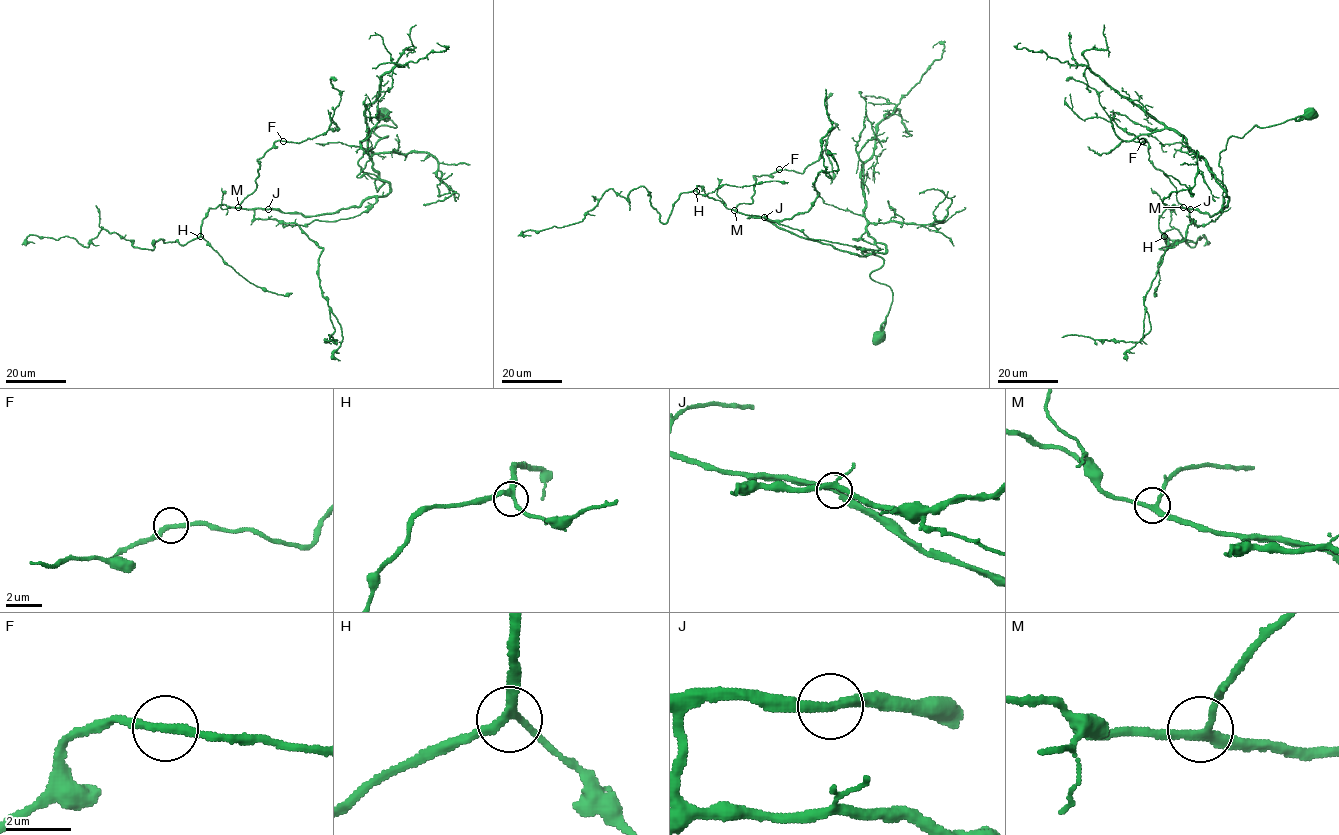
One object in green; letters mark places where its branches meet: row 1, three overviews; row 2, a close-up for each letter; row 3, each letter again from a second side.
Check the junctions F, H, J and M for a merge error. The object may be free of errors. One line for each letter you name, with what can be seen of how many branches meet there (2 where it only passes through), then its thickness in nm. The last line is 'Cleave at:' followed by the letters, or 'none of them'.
Cleave at: none of them

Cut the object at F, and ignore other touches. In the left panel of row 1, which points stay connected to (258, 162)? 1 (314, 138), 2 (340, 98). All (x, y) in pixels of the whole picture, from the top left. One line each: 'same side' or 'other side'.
1: other side
2: other side

